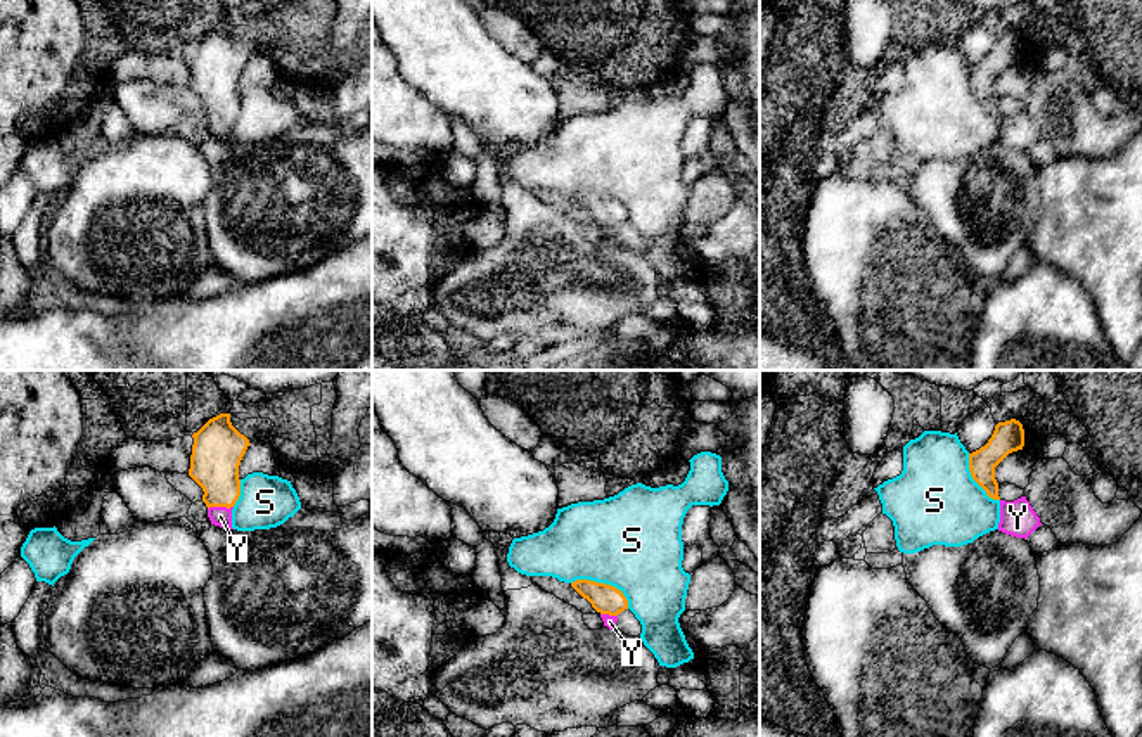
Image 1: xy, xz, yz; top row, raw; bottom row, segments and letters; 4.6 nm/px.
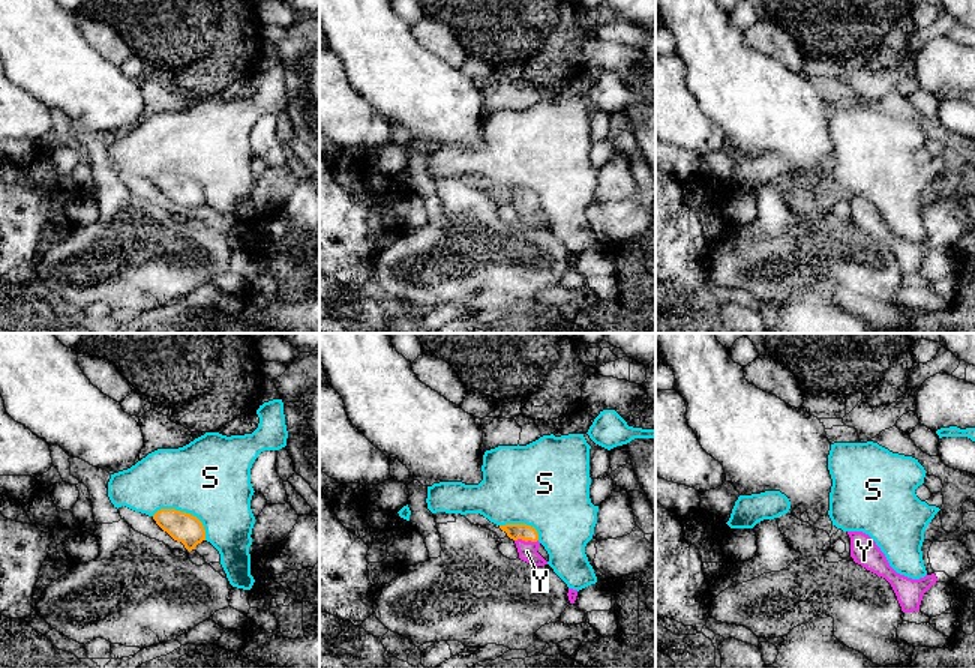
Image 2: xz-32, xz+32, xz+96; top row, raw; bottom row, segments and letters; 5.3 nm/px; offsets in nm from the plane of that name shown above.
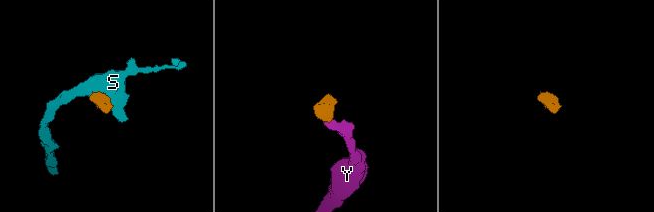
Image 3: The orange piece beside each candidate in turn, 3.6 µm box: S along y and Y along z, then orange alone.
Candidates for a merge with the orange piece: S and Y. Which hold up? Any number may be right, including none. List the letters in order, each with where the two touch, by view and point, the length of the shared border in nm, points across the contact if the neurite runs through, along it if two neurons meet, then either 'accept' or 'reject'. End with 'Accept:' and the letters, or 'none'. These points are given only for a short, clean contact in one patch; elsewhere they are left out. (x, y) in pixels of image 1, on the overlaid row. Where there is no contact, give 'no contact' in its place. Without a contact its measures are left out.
S: contact xz (604, 583); length 300 nm; border xz (571, 582), (596, 580), (615, 585), (628, 608); reject
Y: contact xy (220, 506); length 120 nm; way xy (217, 452), (220, 506), (220, 516); accept
Accept: Y

